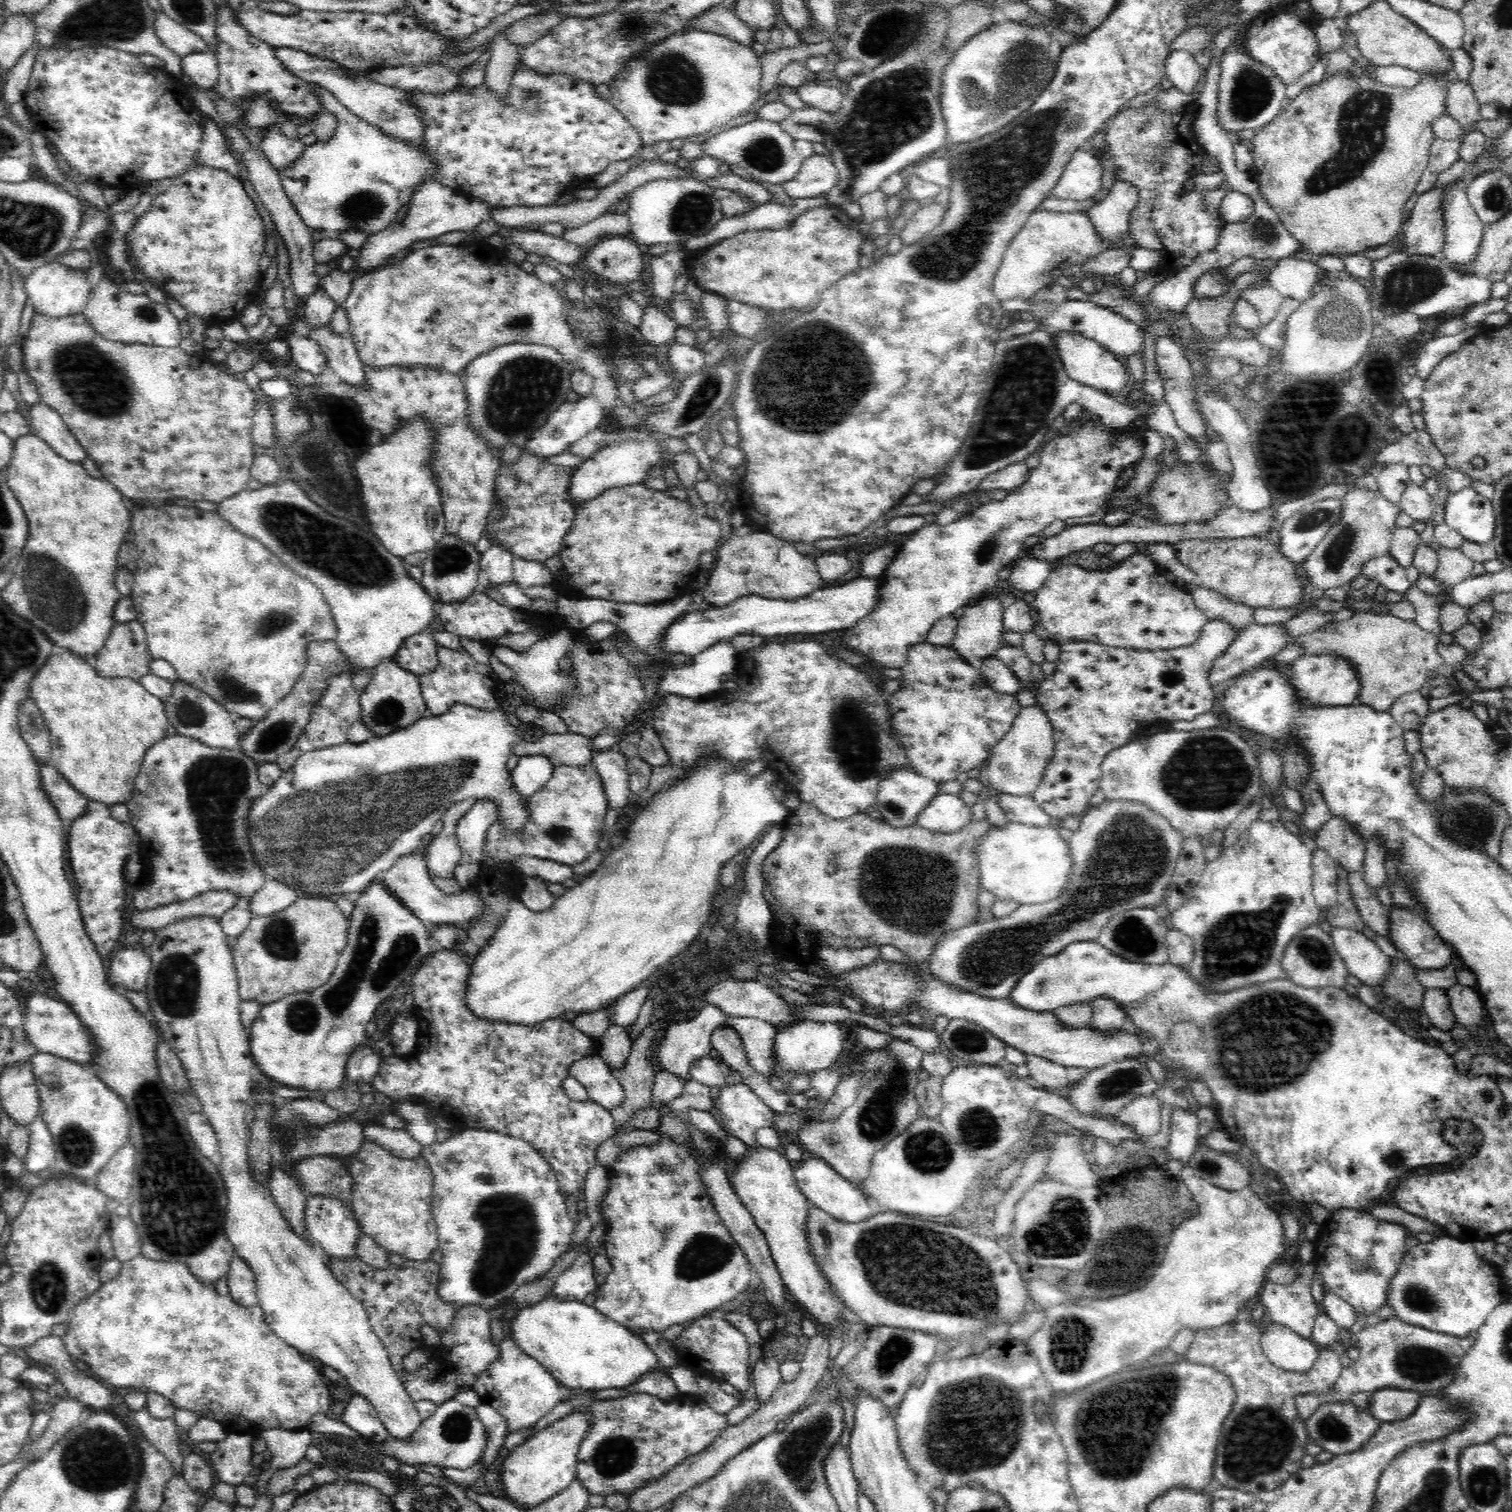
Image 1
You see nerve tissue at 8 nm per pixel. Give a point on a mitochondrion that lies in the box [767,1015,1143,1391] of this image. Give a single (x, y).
(907, 1265)

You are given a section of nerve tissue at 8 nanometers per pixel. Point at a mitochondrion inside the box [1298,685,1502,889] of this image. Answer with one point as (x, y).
(1473, 822)

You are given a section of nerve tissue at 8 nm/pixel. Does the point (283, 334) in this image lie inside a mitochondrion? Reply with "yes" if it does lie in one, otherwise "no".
no

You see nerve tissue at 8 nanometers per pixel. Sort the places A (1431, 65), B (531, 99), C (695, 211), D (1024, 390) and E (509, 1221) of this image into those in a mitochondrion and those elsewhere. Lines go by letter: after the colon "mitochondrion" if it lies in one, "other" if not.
A: other
B: mitochondrion
C: mitochondrion
D: mitochondrion
E: mitochondrion

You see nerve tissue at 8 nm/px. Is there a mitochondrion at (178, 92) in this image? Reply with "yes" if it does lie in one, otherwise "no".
no

